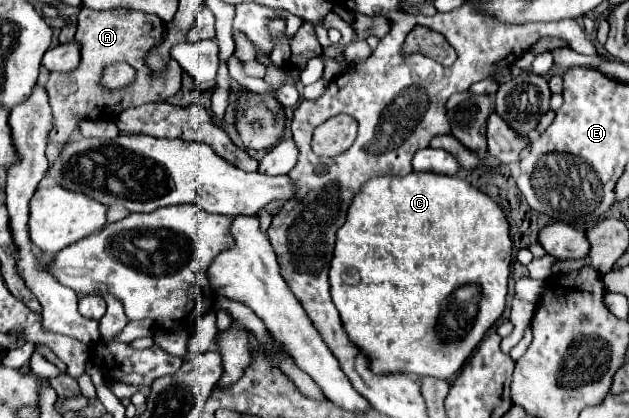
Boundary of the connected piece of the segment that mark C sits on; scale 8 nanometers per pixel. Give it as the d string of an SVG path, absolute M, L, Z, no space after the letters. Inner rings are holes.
M411 171L409 175L381 175L381 177L373 177L369 179L361 191L357 193L357 197L353 197L349 211L347 211L347 219L345 225L337 231L337 241L335 241L335 251L333 251L333 259L331 259L331 269L329 269L329 283L331 283L331 297L333 303L341 315L341 321L345 325L345 331L349 335L349 339L353 343L357 343L357 347L361 347L369 359L371 359L371 367L373 371L401 371L401 373L415 373L415 375L431 375L437 379L453 379L455 373L459 373L459 369L463 367L463 363L467 361L467 357L471 355L471 351L477 347L477 343L481 341L481 337L487 333L487 329L503 315L505 309L505 297L507 297L507 279L509 279L509 267L513 260L512 256L513 242L509 237L509 223L507 217L503 213L503 209L483 191L475 189L473 185L465 183L459 177L449 177L449 175L437 175L437 173L415 173ZM467 283L475 283L481 291L479 297L479 305L477 305L477 315L471 317L471 321L467 323L467 333L463 333L461 339L455 341L445 341L439 331L437 325L441 321L441 311L443 311L443 301L457 291L459 287L467 285Z

